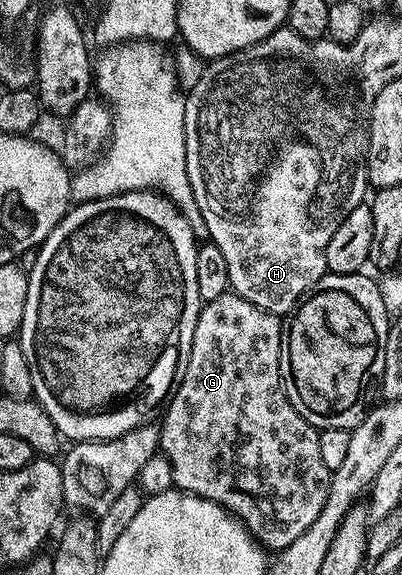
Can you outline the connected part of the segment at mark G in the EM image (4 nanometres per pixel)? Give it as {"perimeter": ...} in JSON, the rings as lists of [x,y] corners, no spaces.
{"perimeter":[[[233,293],[216,297],[216,301],[203,303],[202,311],[196,321],[196,329],[192,333],[192,349],[188,357],[188,365],[184,369],[182,380],[179,381],[174,394],[165,404],[166,416],[163,417],[162,423],[160,422],[160,451],[161,454],[168,457],[168,461],[172,465],[172,477],[177,490],[188,491],[191,495],[198,495],[201,499],[218,503],[235,519],[239,519],[250,530],[251,535],[270,553],[277,553],[288,545],[292,545],[292,541],[296,541],[296,537],[300,537],[300,533],[304,533],[304,529],[308,529],[308,525],[312,525],[312,521],[316,521],[316,517],[320,517],[320,509],[324,509],[324,501],[328,497],[332,474],[320,458],[319,428],[304,421],[304,417],[300,417],[300,413],[296,413],[292,401],[288,401],[286,390],[282,384],[280,345],[282,344],[283,326],[283,320],[279,316],[268,313],[264,309],[244,301],[244,297]]]}

